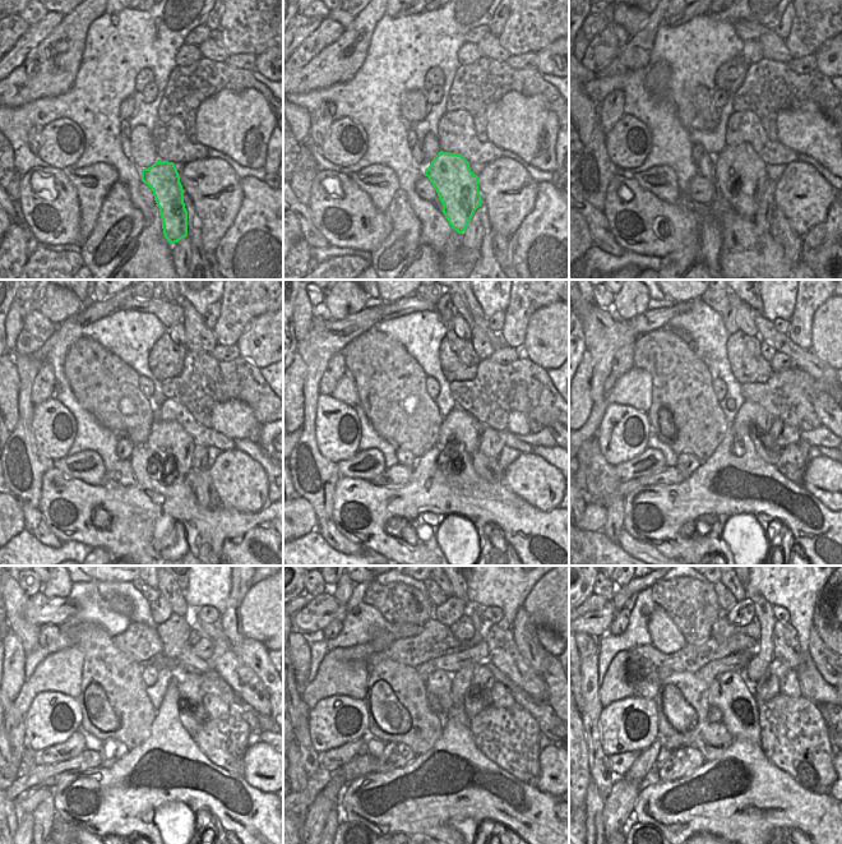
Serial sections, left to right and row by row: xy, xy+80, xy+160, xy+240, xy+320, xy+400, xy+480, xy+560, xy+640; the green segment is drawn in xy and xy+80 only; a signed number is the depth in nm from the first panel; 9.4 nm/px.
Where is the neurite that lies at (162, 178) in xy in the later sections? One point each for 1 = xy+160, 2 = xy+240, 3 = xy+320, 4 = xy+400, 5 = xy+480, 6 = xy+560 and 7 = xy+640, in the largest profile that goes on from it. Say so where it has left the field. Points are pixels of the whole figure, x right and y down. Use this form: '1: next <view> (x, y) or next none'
1: next xy+160 (740, 174)
2: next xy+240 (166, 437)
3: next xy+320 (459, 425)
4: next xy+400 (750, 414)
5: next xy+480 (189, 683)
6: next xy+560 (482, 677)
7: next xy+640 (780, 669)

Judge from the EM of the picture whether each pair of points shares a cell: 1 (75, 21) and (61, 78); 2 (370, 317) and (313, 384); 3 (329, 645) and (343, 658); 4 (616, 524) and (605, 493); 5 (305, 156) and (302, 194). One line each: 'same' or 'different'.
1: same
2: same
3: different
4: same
5: same

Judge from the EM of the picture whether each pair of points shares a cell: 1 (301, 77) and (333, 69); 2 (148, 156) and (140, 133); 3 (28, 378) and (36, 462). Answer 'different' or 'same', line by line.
1: same
2: same
3: same

